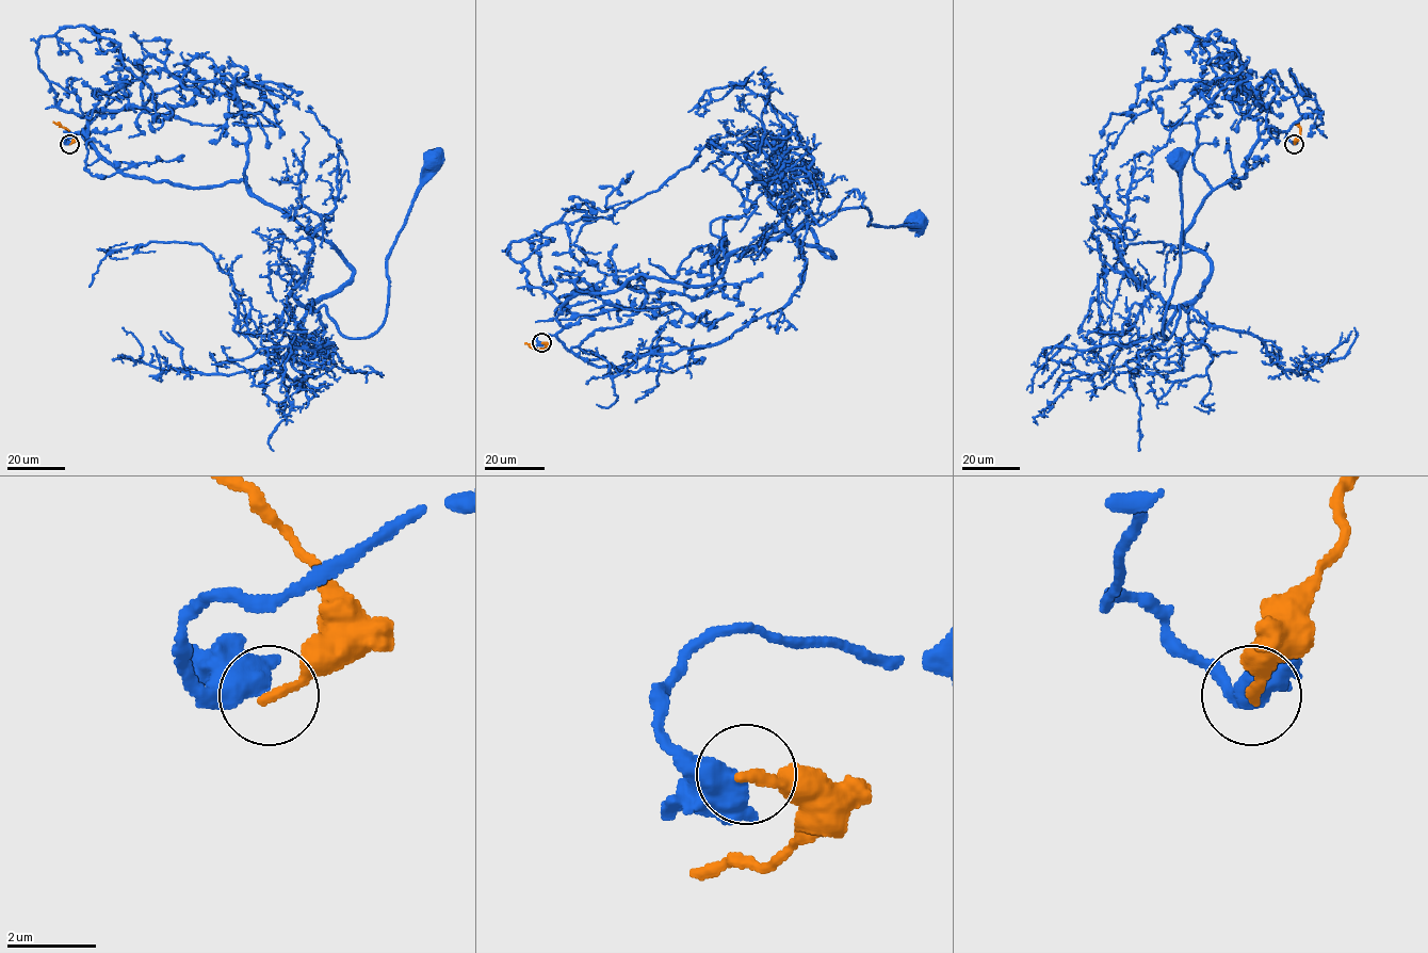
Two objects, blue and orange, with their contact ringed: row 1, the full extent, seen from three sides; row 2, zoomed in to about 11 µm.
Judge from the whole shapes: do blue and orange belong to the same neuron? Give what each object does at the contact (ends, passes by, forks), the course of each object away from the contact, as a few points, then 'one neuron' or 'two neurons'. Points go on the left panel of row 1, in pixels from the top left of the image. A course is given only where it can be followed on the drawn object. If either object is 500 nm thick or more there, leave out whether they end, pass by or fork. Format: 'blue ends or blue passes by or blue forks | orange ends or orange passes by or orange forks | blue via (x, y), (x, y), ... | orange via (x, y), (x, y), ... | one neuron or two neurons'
blue via (69, 143), (87, 131), (155, 181), (242, 179), (353, 271), (312, 307), (352, 338), (383, 323), (433, 158) | orange via (69, 143), (74, 138), (53, 122) | two neurons

